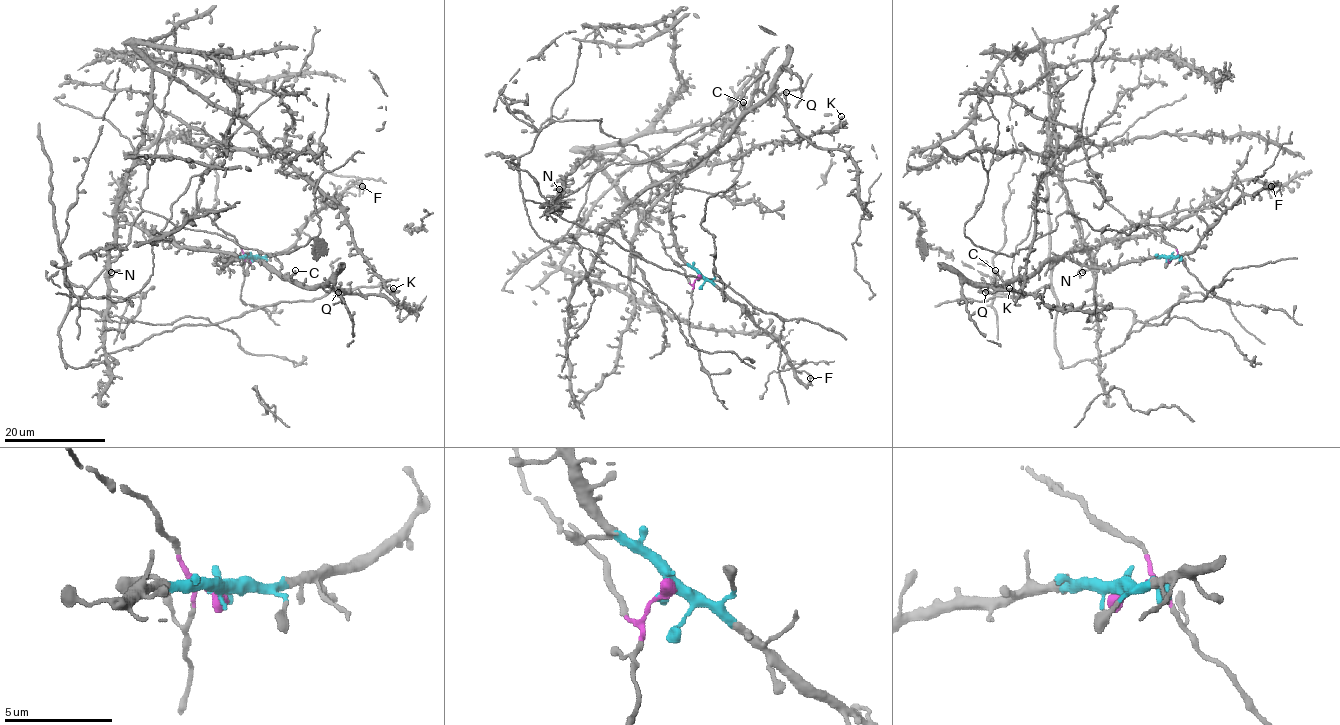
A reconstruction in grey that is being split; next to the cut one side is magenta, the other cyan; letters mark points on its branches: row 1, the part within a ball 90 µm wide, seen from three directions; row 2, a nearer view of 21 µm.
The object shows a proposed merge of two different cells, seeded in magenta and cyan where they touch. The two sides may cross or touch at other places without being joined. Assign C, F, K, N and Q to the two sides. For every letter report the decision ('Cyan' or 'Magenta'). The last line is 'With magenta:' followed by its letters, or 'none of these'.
C: Cyan
F: Cyan
K: Magenta
N: Magenta
Q: Cyan
With magenta: K, N

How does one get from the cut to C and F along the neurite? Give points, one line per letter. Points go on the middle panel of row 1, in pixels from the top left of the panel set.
C: (700, 276), (684, 261), (677, 246), (669, 216), (669, 201), (677, 181), (728, 136), (743, 102)
F: (700, 276), (711, 280), (743, 306), (745, 313), (781, 346), (787, 361), (796, 370), (805, 371), (810, 379)

